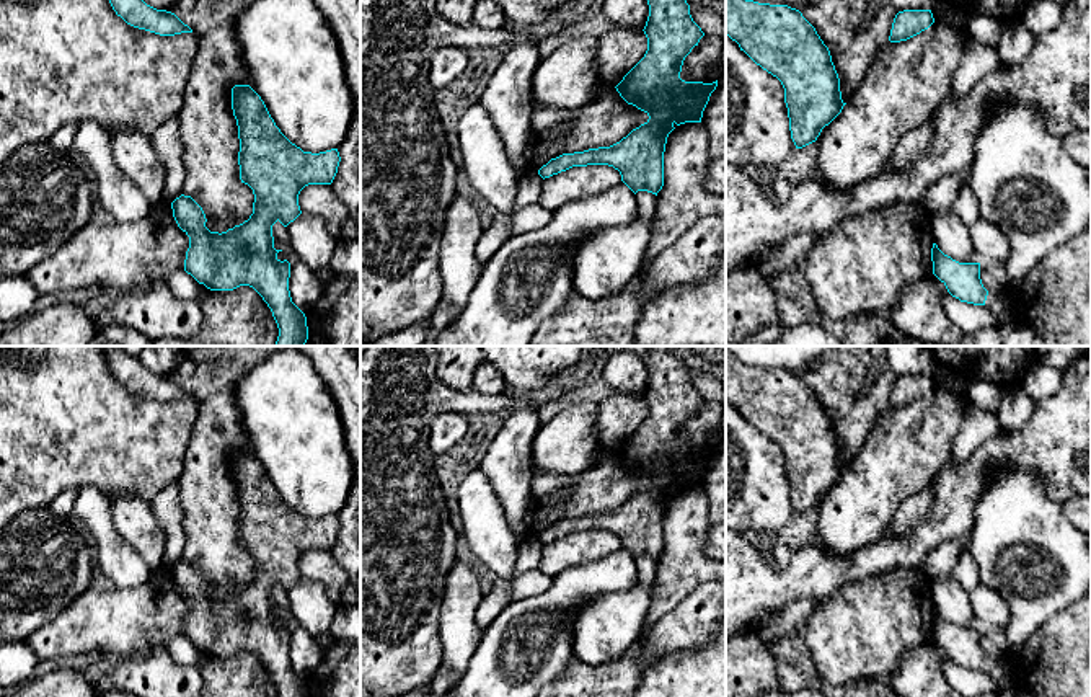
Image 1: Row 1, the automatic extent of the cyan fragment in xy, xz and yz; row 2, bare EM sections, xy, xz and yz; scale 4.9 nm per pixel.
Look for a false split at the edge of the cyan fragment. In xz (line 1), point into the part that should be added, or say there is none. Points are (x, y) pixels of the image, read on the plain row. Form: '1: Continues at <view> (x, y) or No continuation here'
1: No continuation here

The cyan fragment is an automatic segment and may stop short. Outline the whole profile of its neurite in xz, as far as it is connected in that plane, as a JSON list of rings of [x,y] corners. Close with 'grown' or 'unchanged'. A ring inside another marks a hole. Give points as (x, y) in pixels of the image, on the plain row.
[[[654,346],[644,356],[644,361],[649,371],[649,382],[643,395],[647,403],[647,416],[615,454],[628,470],[644,477],[649,485],[610,513],[563,519],[551,524],[538,535],[543,545],[572,532],[608,531],[620,537],[621,547],[634,560],[647,557],[657,562],[664,552],[664,517],[669,499],[675,495],[675,490],[701,488],[703,477],[718,452],[718,446],[713,449],[685,447],[680,444],[680,437],[685,423],[698,411],[705,398],[693,387],[690,371],[682,361],[677,346]]]; unchanged

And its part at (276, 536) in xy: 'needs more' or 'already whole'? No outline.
already whole

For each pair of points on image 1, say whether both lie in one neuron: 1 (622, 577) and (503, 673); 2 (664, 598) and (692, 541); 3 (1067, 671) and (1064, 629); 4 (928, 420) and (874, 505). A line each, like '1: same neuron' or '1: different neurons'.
1: same neuron
2: same neuron
3: same neuron
4: same neuron

